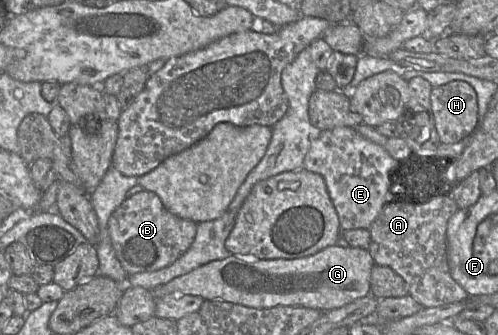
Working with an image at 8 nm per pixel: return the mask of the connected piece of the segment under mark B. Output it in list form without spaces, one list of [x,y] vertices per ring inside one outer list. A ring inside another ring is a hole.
[[[146,189],[127,197],[110,215],[108,230],[115,254],[127,275],[151,272],[174,263],[192,244],[197,230],[197,223],[183,219],[171,213],[159,196]]]

